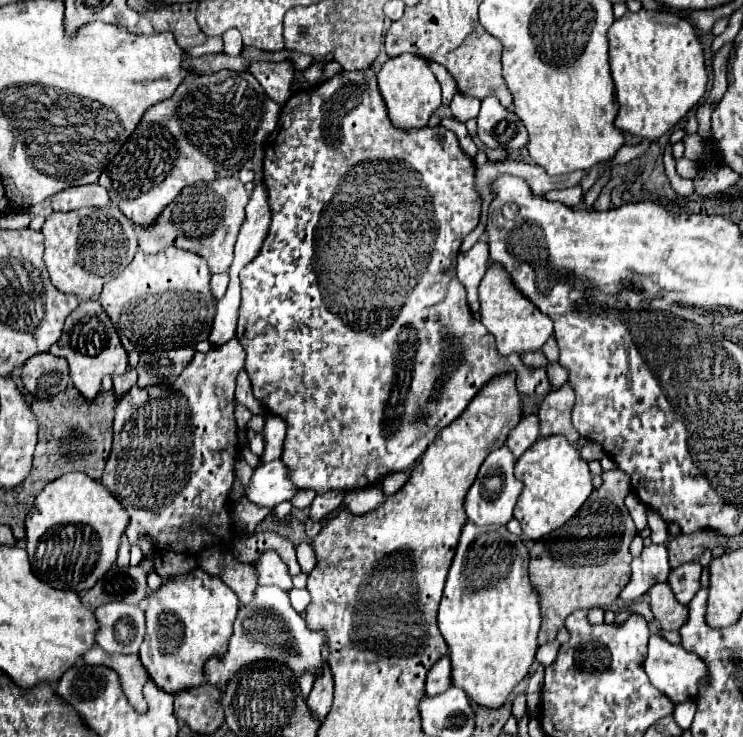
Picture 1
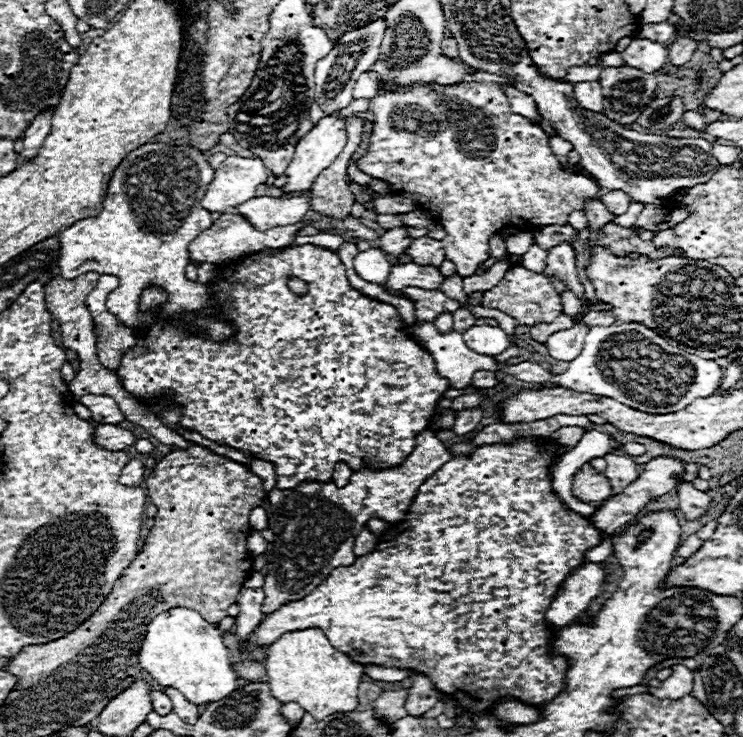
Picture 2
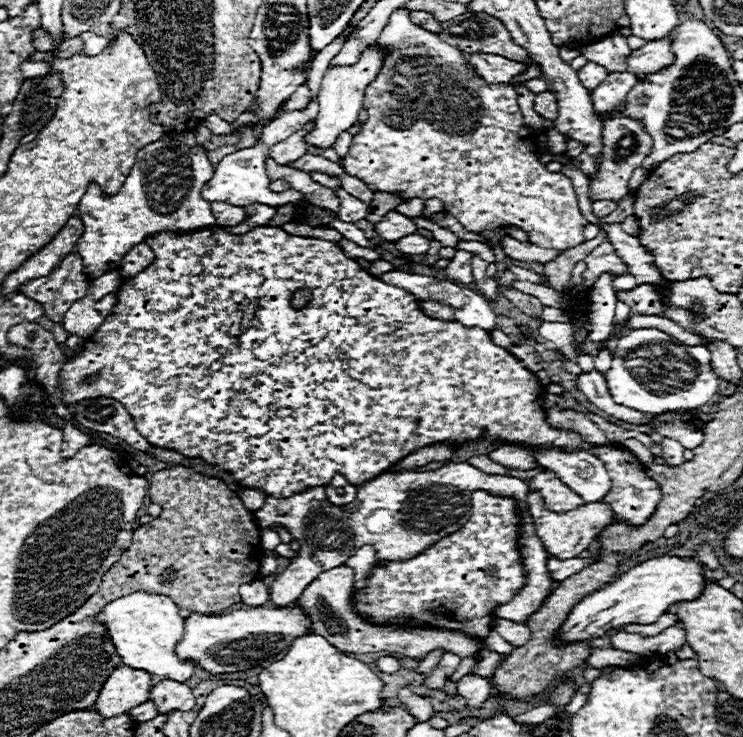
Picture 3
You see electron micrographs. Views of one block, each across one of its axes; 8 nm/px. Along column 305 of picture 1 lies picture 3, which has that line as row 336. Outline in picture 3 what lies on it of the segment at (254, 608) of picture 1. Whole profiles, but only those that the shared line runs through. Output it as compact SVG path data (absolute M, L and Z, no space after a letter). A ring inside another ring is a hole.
M632 328L620 336L612 366L604 378L616 404L636 408L644 414L700 408L720 388L720 376L712 370L712 354L708 348L686 346L656 328Z

